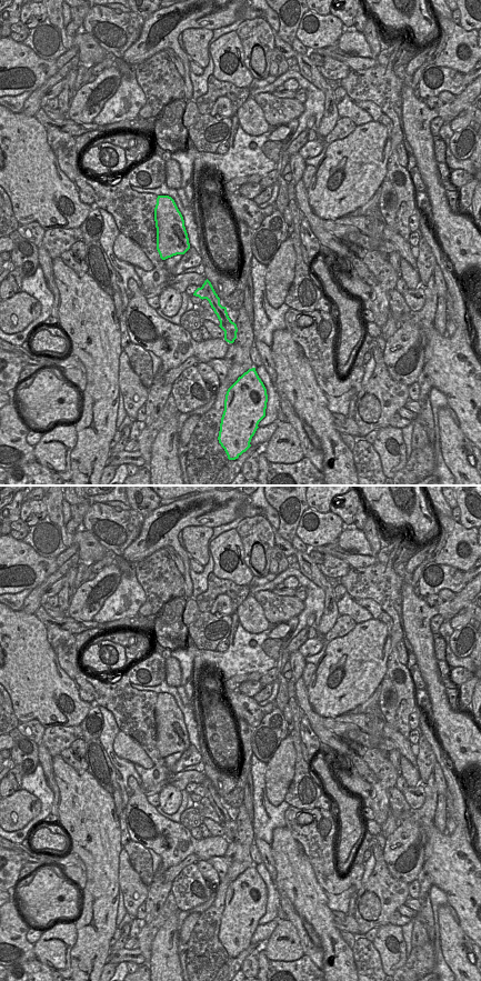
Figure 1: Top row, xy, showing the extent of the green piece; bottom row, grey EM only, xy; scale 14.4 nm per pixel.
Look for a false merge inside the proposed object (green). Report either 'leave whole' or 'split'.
leave whole

